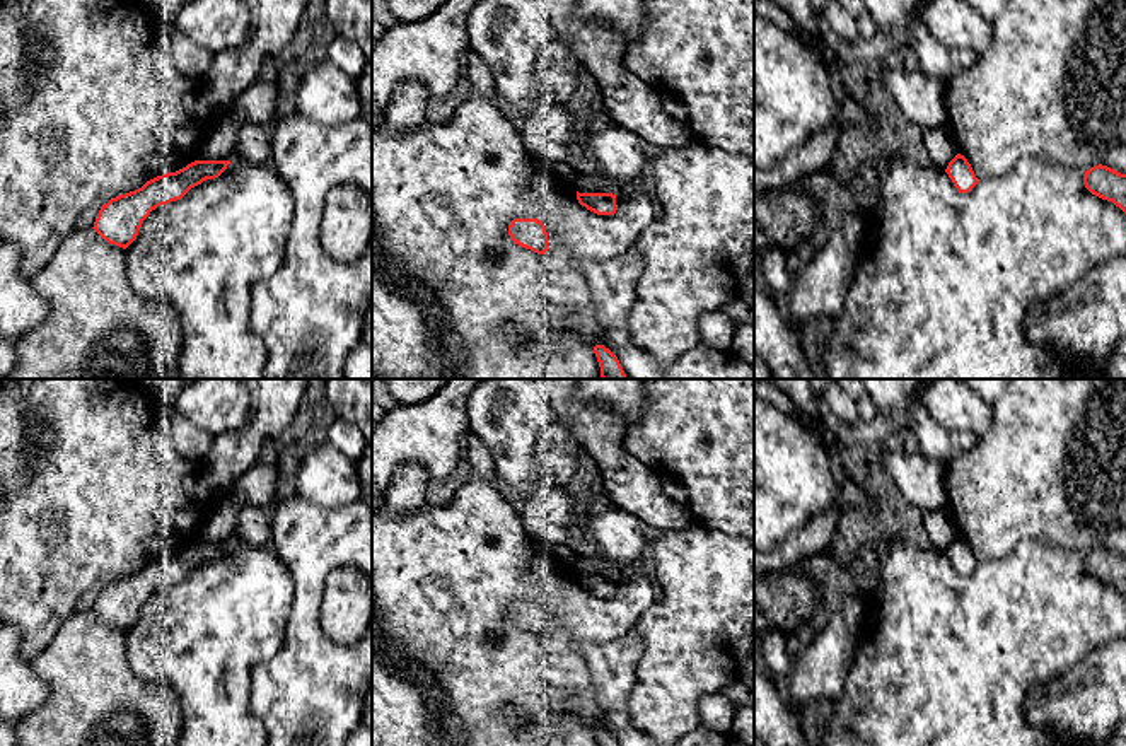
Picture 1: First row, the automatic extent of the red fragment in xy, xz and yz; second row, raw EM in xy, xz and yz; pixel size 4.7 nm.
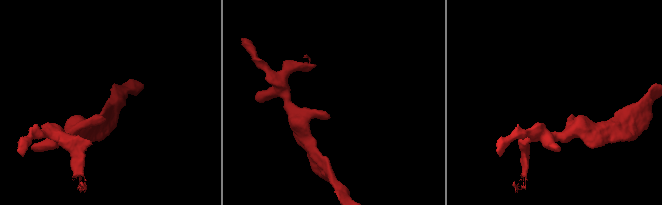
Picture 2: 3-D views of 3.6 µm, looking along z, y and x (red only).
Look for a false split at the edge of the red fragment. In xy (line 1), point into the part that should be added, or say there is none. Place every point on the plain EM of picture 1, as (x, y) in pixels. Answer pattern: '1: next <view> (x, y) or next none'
1: next none

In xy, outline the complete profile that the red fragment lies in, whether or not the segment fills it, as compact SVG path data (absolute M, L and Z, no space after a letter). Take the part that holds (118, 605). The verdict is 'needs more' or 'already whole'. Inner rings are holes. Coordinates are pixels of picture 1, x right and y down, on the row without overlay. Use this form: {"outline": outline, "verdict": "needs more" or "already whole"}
{"outline": "M194 543L176 555L157 558L102 587L92 611L109 627L126 632L152 592L181 582L206 562L218 560L229 546L230 543Z", "verdict": "already whole"}

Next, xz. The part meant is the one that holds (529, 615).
{"outline": "M514 601L508 608L508 618L515 627L537 637L548 633L548 615L537 601Z", "verdict": "already whole"}

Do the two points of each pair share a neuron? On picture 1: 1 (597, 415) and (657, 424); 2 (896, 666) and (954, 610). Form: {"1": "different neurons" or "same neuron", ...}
{"1": "different neurons", "2": "same neuron"}

